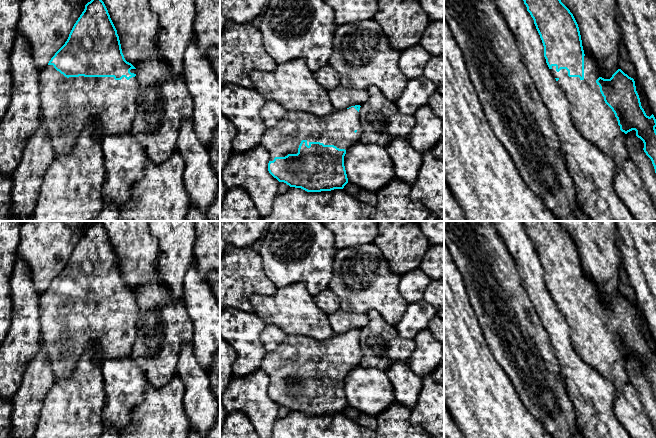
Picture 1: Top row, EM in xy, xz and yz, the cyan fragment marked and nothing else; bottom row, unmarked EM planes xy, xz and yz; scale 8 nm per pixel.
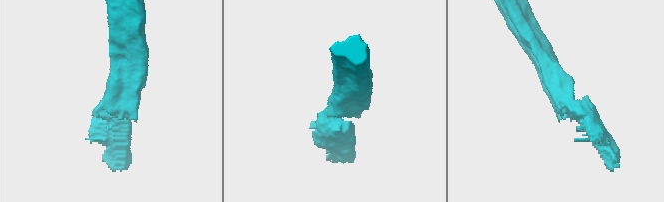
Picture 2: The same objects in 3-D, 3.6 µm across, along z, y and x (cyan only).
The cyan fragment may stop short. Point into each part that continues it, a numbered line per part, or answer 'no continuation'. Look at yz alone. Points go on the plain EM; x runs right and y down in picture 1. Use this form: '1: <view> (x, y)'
1: yz (595, 344)

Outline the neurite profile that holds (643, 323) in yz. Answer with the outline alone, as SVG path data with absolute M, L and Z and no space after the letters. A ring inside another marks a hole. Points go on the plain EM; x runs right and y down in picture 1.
M634 302L634 305L635 305L635 310L636 310L636 315L639 319L639 322L640 322L641 330L644 333L646 339L650 341L652 339L652 337L650 334L650 330L649 330L649 326L647 324L647 321L641 311L641 309L636 305L635 302Z

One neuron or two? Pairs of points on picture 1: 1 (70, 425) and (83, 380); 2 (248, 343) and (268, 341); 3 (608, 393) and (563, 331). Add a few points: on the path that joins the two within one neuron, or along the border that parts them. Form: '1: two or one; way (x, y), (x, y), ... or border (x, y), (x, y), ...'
1: one; way (71, 414), (73, 406), (81, 397), (83, 391)
2: two; border (266, 324), (260, 334), (260, 342), (266, 352)
3: one; way (591, 381), (567, 357), (563, 348)

